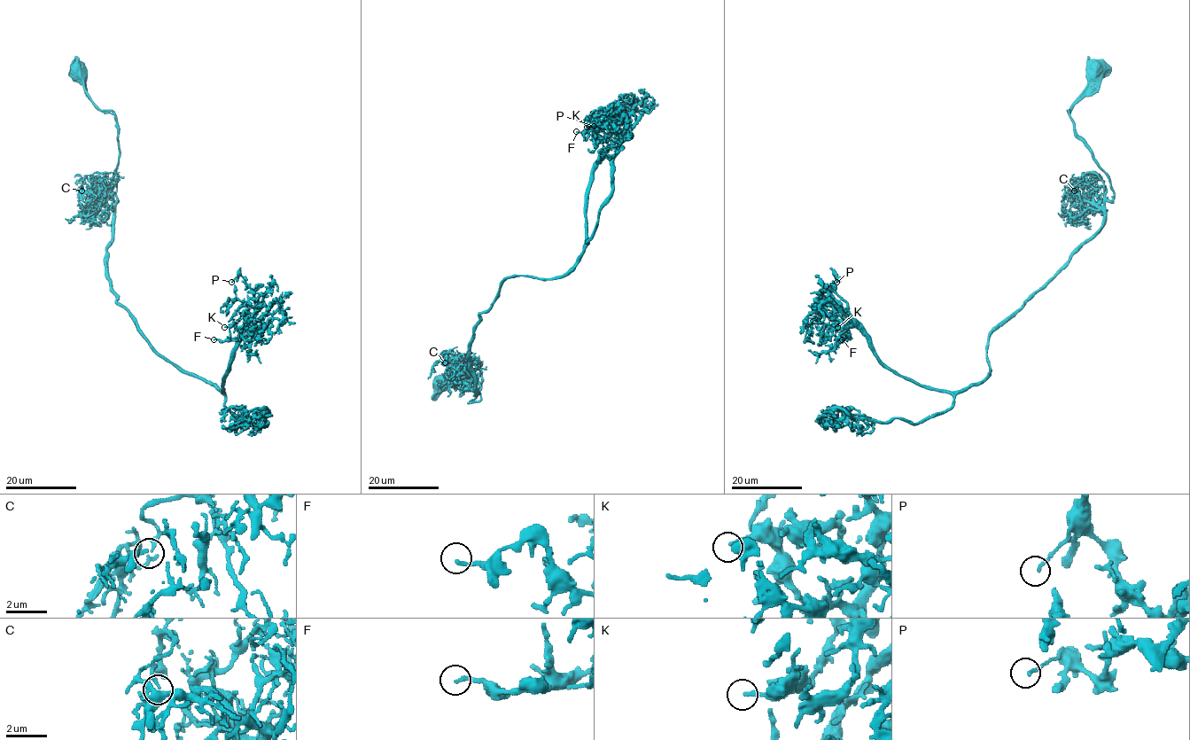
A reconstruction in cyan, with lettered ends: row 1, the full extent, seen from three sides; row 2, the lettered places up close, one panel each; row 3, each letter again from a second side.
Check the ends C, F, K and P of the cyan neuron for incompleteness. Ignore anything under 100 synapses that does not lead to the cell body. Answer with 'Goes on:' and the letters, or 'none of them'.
Goes on: none of them

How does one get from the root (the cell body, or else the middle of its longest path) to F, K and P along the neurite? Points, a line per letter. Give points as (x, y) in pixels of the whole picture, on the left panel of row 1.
F: (75, 75), (117, 120), (116, 302), (157, 352), (222, 392), (247, 321), (213, 339)
K: (75, 75), (117, 120), (116, 302), (157, 352), (220, 392), (247, 318), (224, 327)
P: (75, 75), (117, 120), (110, 290), (157, 352), (220, 392), (254, 313), (250, 286), (241, 276), (231, 282)

